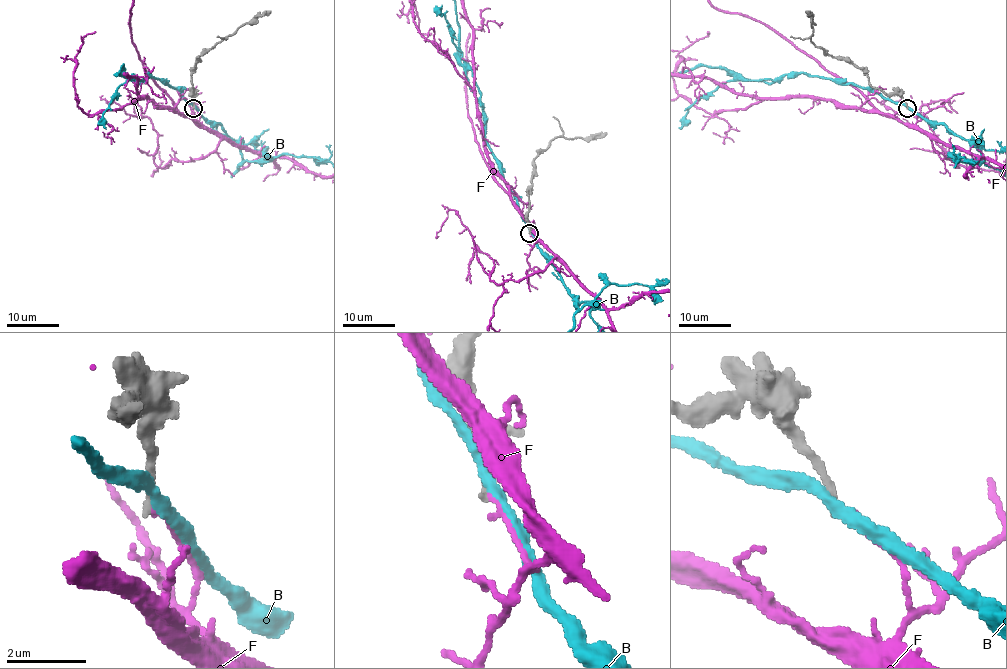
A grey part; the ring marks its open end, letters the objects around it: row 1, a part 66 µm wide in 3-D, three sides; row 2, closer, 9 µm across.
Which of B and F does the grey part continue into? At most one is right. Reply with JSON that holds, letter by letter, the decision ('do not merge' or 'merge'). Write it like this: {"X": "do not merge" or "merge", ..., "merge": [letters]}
{"B": "do not merge", "F": "do not merge", "merge": []}

